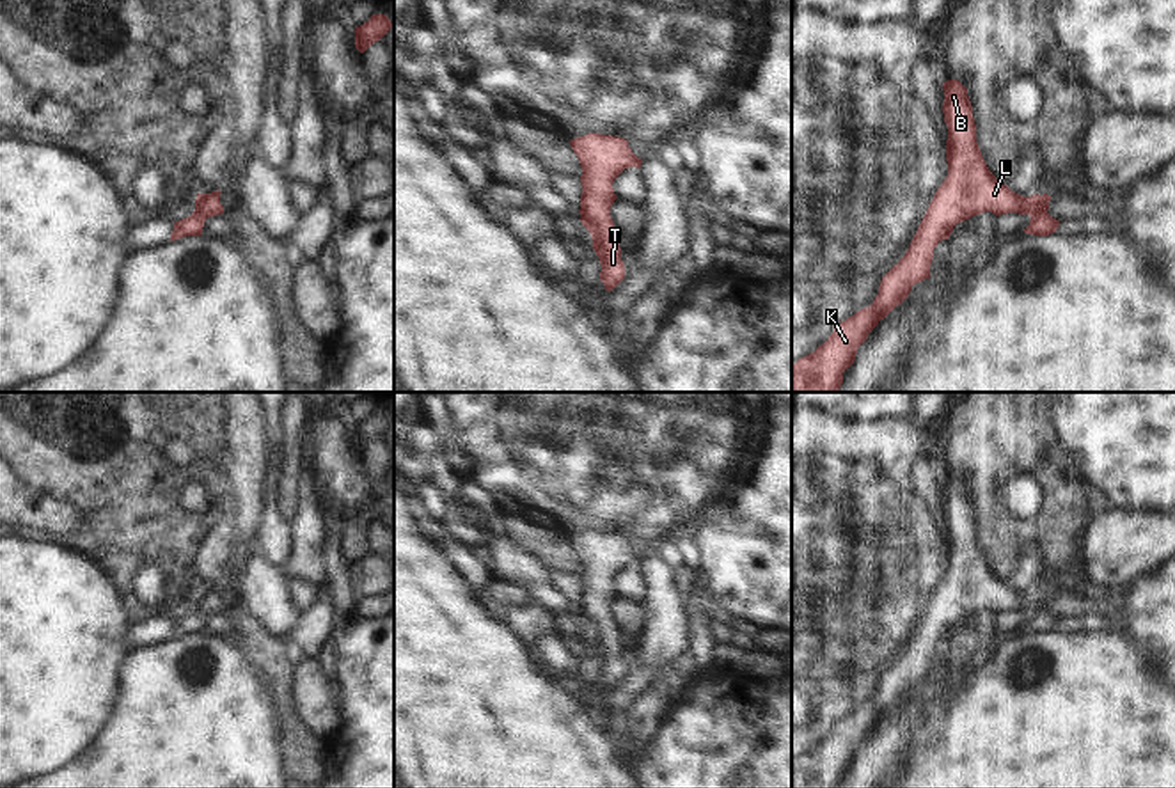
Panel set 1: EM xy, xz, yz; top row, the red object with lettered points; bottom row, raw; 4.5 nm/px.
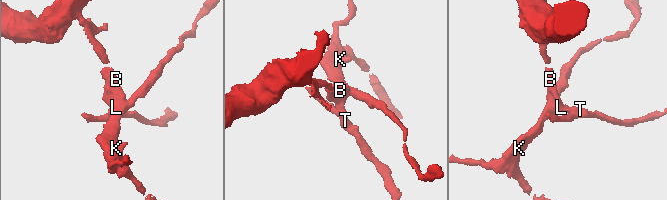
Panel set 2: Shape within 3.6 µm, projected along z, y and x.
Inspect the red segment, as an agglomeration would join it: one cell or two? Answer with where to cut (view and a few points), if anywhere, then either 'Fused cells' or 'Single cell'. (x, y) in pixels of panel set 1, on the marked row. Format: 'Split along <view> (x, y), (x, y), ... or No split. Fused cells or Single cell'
No split. Single cell

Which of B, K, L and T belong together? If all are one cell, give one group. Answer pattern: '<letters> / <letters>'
B K L T

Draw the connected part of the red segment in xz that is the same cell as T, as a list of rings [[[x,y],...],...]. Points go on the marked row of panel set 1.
[[[588,133],[570,140],[570,146],[582,167],[580,222],[600,259],[600,280],[612,291],[625,279],[619,232],[609,213],[618,199],[612,183],[625,169],[641,169],[643,160],[632,153],[628,140],[612,135]]]

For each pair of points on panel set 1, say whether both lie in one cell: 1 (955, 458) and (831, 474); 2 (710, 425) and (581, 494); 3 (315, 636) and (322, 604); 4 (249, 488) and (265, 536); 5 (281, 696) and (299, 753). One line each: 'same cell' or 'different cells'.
1: different cells
2: same cell
3: same cell
4: different cells
5: same cell

